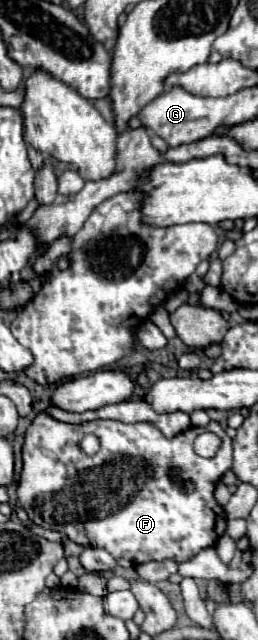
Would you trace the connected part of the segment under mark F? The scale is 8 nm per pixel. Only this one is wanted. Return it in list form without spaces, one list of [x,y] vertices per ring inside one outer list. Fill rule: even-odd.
[[[40,412],[26,430],[22,446],[22,472],[16,488],[18,504],[26,510],[28,518],[46,528],[56,530],[82,546],[98,546],[108,550],[114,558],[126,558],[130,562],[148,562],[174,558],[184,562],[198,554],[204,548],[216,544],[224,534],[226,514],[220,504],[214,500],[214,484],[220,476],[232,468],[232,438],[220,428],[218,422],[210,422],[208,428],[194,428],[176,434],[168,440],[156,426],[150,422],[124,424],[116,420],[94,420],[86,424],[64,424],[58,422],[46,412]],[[200,432],[214,432],[222,438],[222,446],[214,458],[202,458],[194,452],[192,442]],[[84,434],[96,434],[100,438],[100,450],[94,456],[88,456],[80,450],[80,440]],[[178,466],[186,480],[196,484],[192,494],[182,494],[178,486],[170,480],[168,470]]]

